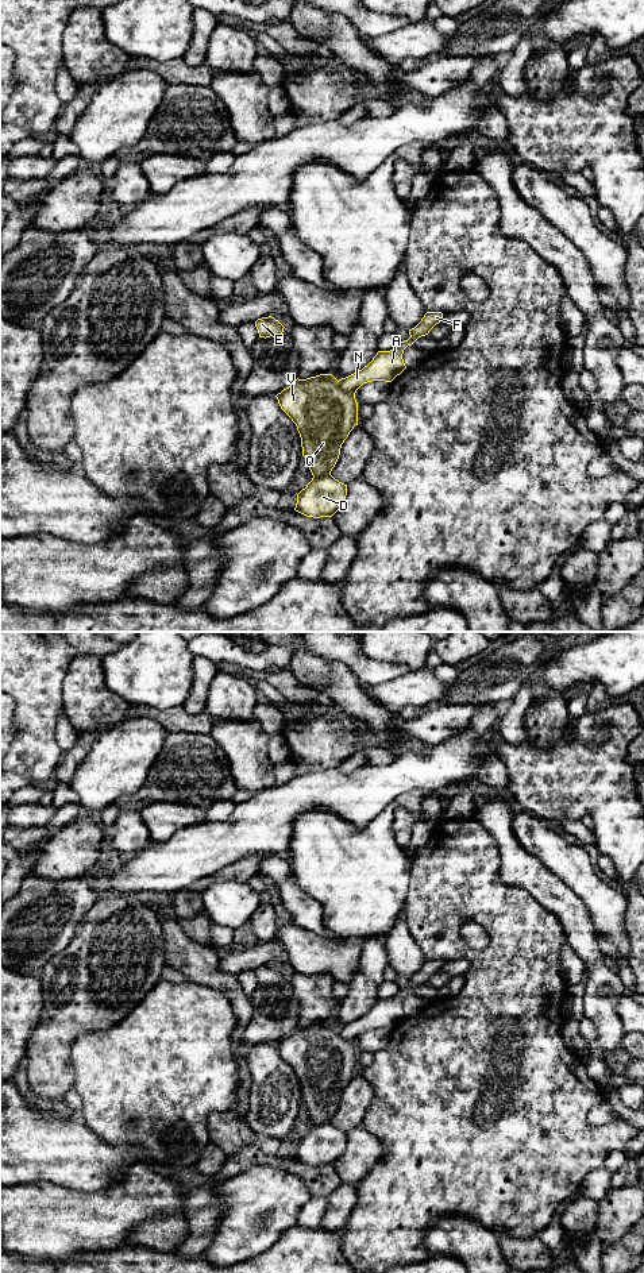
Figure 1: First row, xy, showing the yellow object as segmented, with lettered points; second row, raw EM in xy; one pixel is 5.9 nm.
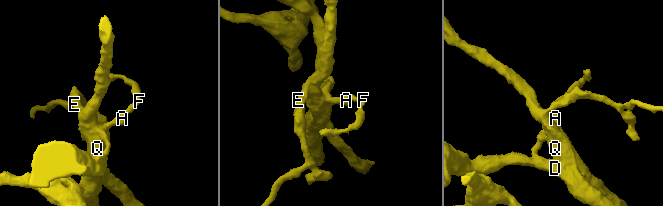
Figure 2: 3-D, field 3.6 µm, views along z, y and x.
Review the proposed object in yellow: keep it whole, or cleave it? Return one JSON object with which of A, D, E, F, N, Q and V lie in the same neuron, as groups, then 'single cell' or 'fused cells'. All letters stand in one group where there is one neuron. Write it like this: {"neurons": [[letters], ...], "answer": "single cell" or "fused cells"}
{"neurons": [["A", "D", "F", "N"], ["E", "Q", "V"]], "answer": "fused cells"}

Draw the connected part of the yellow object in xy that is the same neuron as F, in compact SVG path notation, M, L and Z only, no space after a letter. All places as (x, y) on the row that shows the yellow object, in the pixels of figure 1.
M427 312L421 321L409 329L410 337L400 342L390 351L378 351L373 360L358 373L339 379L340 389L355 396L356 390L367 382L385 381L392 382L405 369L402 359L404 350L412 346L419 337L425 336L429 331L441 321L441 312Z

